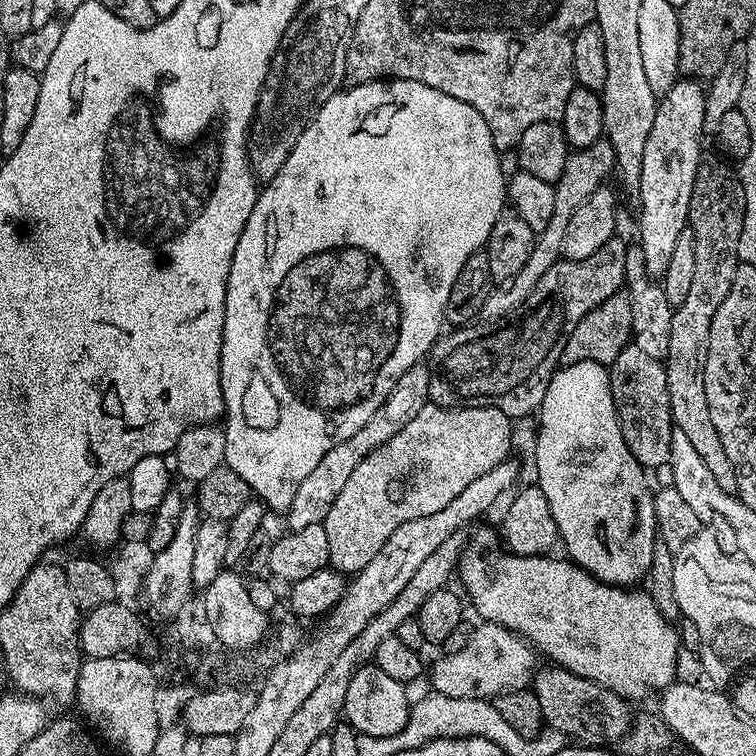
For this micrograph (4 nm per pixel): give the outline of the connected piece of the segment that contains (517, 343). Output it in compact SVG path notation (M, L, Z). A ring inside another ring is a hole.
M613 238L601 246L590 258L581 260L557 260L542 278L538 278L538 286L526 298L526 302L518 305L513 312L507 312L502 318L491 322L480 322L475 326L460 326L452 333L441 335L432 346L430 353L430 379L428 391L431 399L441 408L493 408L502 410L502 414L513 418L528 416L539 409L542 398L546 394L546 386L552 381L558 365L562 361L562 350L574 334L574 326L590 314L606 298L625 287L626 250L629 245Z

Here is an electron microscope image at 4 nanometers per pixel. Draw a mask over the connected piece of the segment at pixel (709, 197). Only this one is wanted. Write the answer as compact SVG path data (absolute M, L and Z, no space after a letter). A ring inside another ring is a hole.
M720 154L701 155L698 162L698 174L694 178L694 194L690 194L690 214L688 226L694 236L695 273L692 276L691 289L682 304L674 308L670 322L670 350L666 357L666 386L670 394L670 410L675 428L682 430L686 438L696 448L698 455L706 461L706 467L714 473L718 486L727 492L736 492L738 478L734 474L734 465L722 447L722 438L718 438L718 429L710 418L710 405L706 402L706 350L710 346L710 322L718 306L722 306L726 294L730 294L730 282L741 264L738 258L738 238L742 238L742 222L746 218L746 190L740 181L740 173L724 156Z

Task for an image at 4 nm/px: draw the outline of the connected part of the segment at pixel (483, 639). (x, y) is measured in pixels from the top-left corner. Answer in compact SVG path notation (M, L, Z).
M480 622L473 627L470 642L466 642L458 654L441 655L439 659L430 664L431 691L446 694L446 698L487 700L500 692L529 687L537 671L538 656L533 645L516 632L501 624Z

